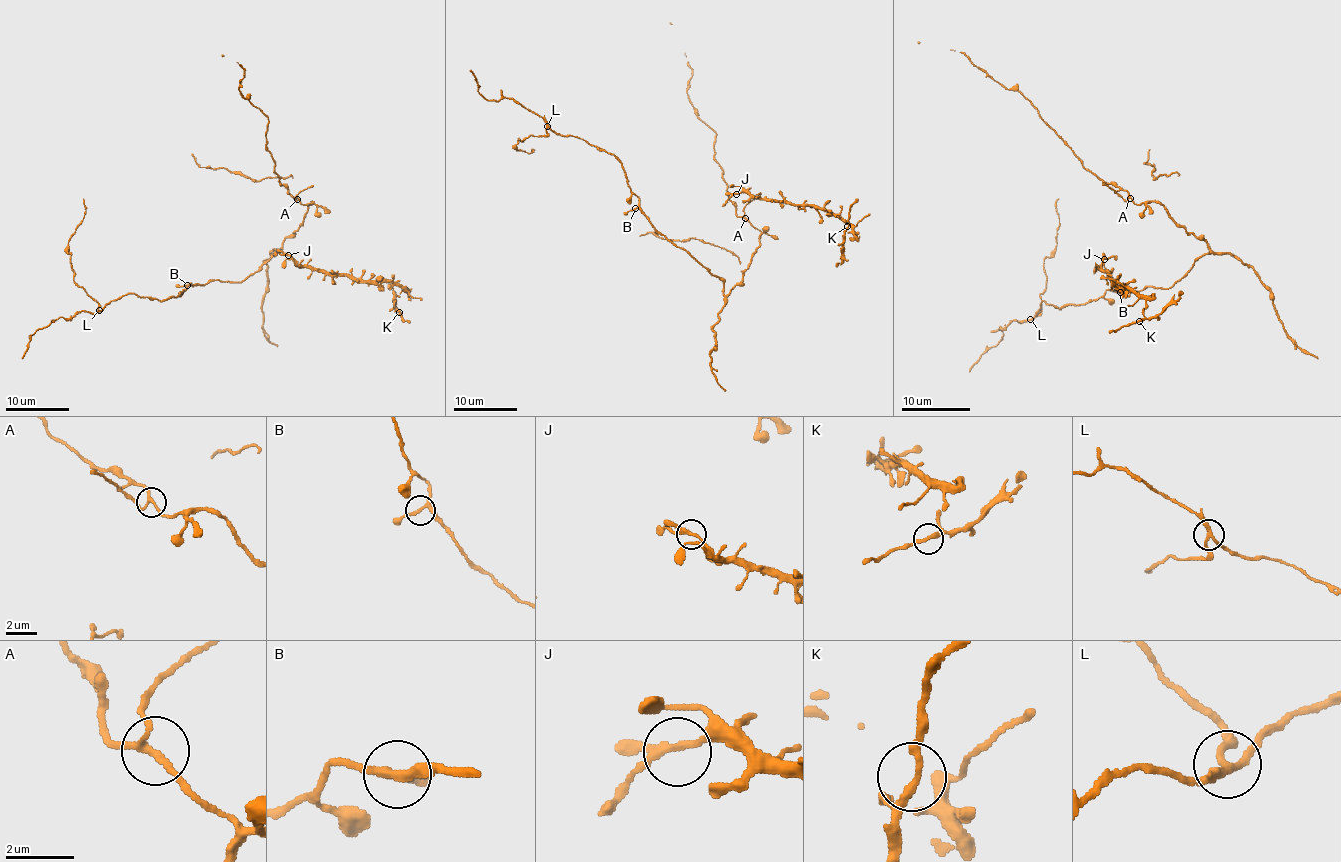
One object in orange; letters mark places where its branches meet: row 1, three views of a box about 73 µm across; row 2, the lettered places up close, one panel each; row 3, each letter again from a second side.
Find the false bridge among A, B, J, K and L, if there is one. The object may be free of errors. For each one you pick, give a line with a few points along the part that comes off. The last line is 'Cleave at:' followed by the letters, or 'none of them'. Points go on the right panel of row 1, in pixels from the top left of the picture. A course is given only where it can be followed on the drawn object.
L: course (1030, 319), (1041, 311), (1041, 294), (1046, 287), (1044, 259), (1053, 254), (1060, 220), (1056, 211), (1058, 197)
Cleave at: L

